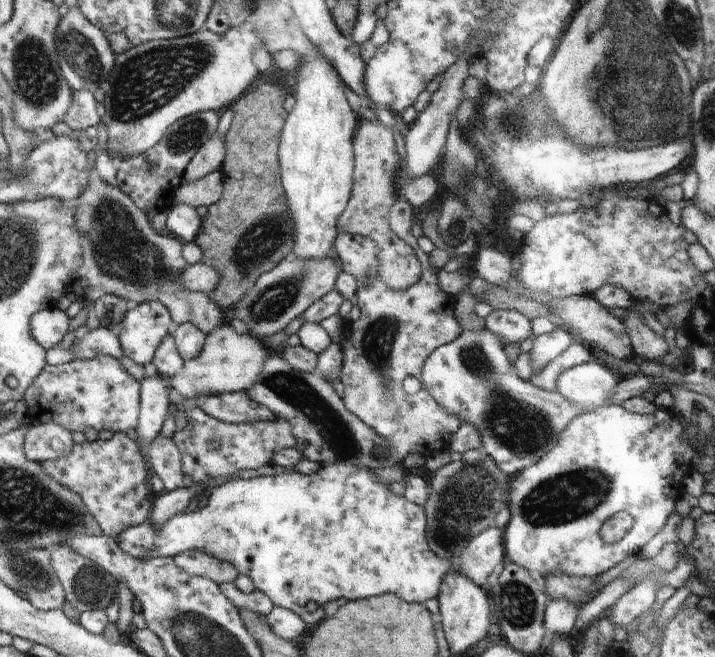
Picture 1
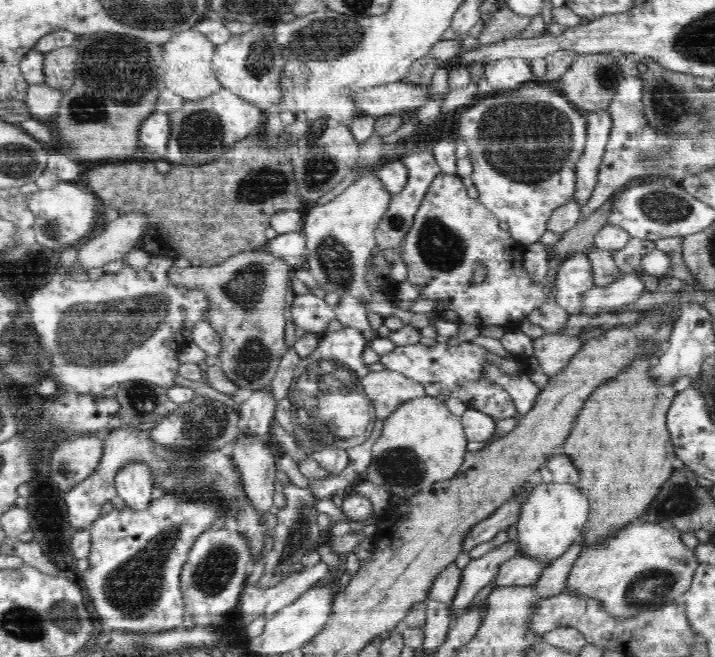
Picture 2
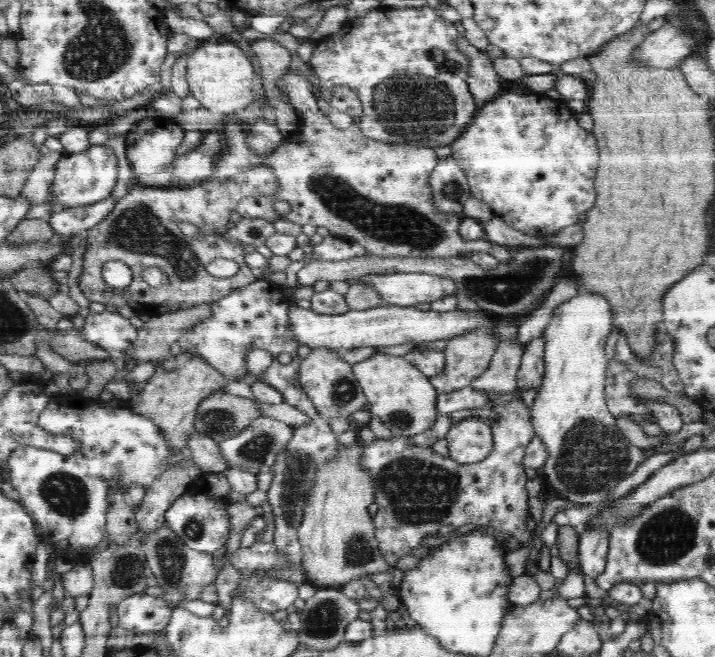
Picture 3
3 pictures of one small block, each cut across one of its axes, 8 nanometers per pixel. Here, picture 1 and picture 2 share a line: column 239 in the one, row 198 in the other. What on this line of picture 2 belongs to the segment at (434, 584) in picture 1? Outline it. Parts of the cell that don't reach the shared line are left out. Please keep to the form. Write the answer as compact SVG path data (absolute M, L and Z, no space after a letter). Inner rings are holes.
M536 80L512 90L494 91L461 109L458 134L468 147L478 199L500 222L507 222L510 235L524 246L538 242L547 231L552 211L574 199L576 165L586 142L585 116L554 85Z

